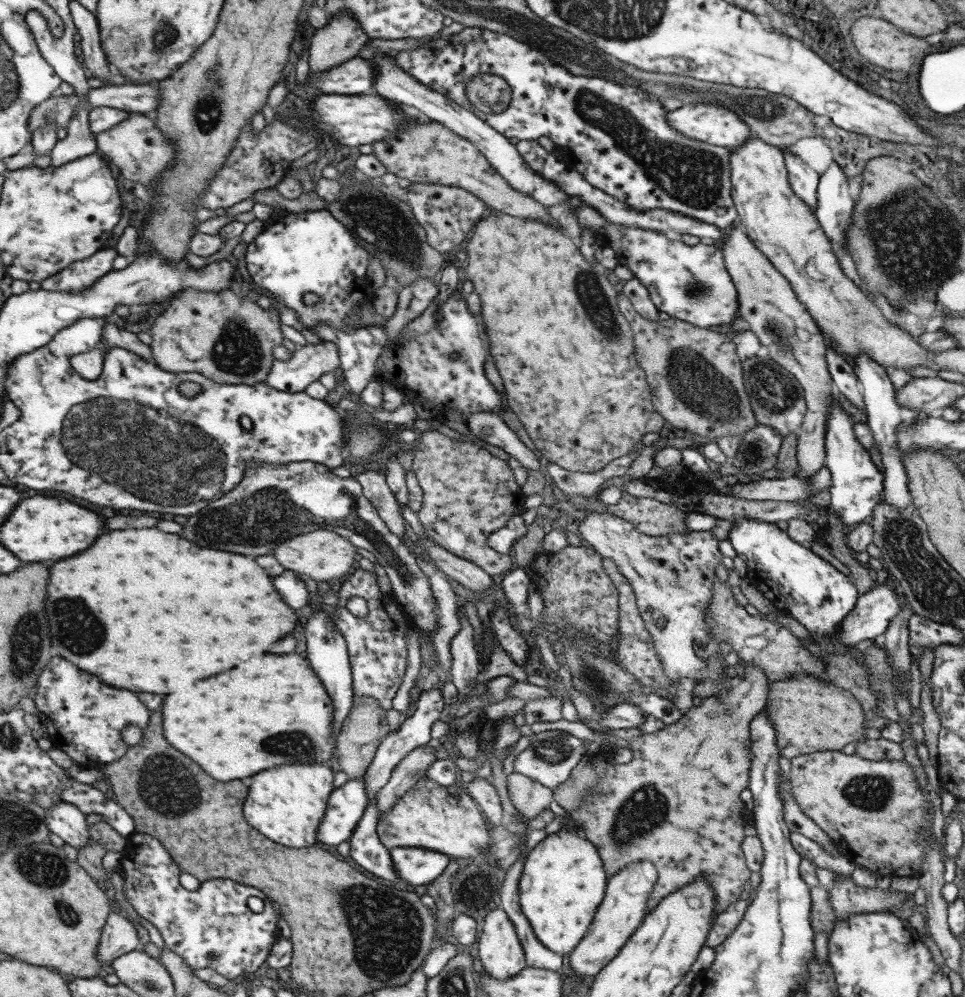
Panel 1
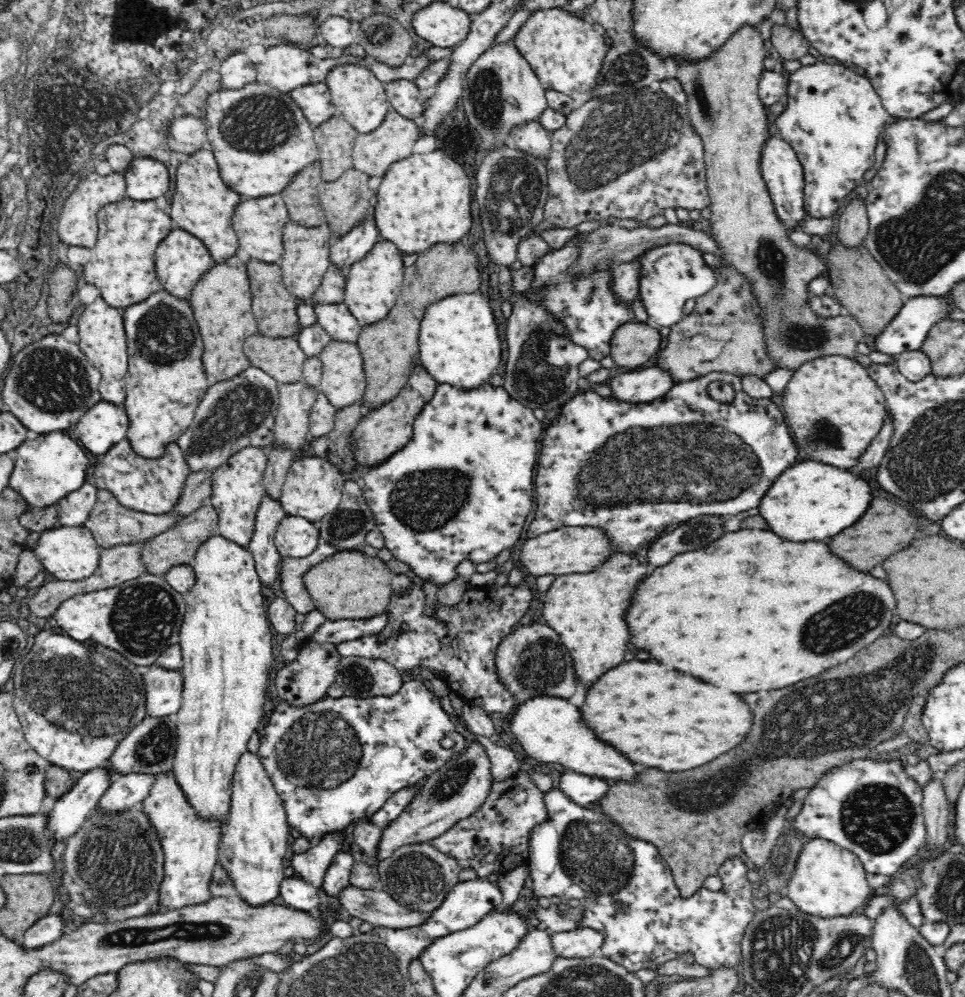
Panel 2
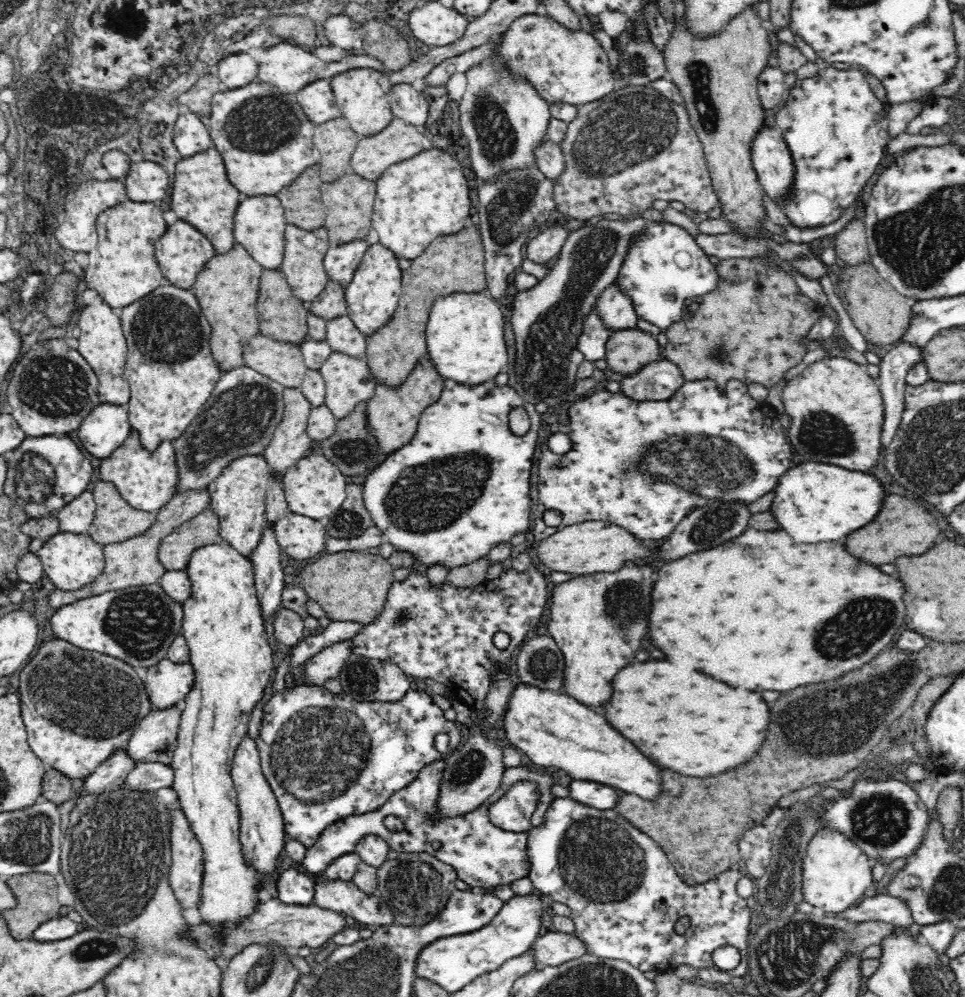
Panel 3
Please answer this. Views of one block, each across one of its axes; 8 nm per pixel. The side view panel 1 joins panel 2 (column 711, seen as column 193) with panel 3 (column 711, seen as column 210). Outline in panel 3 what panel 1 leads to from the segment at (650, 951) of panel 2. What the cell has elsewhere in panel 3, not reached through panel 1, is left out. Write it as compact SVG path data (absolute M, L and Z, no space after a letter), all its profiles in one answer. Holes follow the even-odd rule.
M569 797L564 799L554 798L554 800L550 802L550 807L547 808L544 814L542 824L540 824L540 826L531 827L530 830L528 830L527 855L528 861L530 861L530 872L528 876L533 883L534 891L548 902L562 902L562 904L566 904L566 906L570 907L570 917L575 924L575 935L585 944L588 954L601 957L602 959L624 960L643 973L647 970L655 970L659 973L664 973L666 971L676 970L681 964L690 964L690 966L697 969L715 968L715 964L712 962L712 953L714 950L721 946L734 945L734 947L738 948L738 951L740 951L740 964L738 964L734 970L727 970L726 973L731 977L739 977L746 974L748 969L748 938L750 934L751 909L748 908L746 899L742 898L737 893L738 881L743 876L736 863L726 870L726 872L722 872L722 874L719 874L712 880L694 886L687 885L686 881L678 876L677 871L670 864L662 847L658 846L658 843L654 842L650 836L646 836L644 832L638 832L638 828L634 828L634 825L630 824L628 819L620 816L620 813L615 809L598 810L597 808L588 807L580 802L576 802Z

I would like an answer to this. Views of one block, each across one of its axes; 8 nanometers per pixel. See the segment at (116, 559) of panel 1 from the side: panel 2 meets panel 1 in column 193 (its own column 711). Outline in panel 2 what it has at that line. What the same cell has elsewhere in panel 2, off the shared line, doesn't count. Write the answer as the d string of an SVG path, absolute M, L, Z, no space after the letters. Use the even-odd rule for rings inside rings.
M738 530L738 532L726 532L722 538L714 540L712 544L708 544L702 550L696 552L684 552L680 556L676 556L670 564L656 568L650 576L646 576L636 592L632 594L632 604L626 610L626 624L628 630L632 634L632 644L644 652L648 652L654 660L662 662L662 664L672 664L676 670L684 672L686 676L694 676L702 682L714 684L714 686L722 686L728 688L730 692L736 694L746 694L746 692L760 692L760 690L778 690L790 684L796 684L798 680L810 678L814 674L824 672L830 666L848 662L860 648L864 648L866 644L874 642L878 636L883 636L882 632L890 626L892 622L892 612L896 608L896 600L892 590L888 588L888 584L884 580L876 580L866 572L858 572L854 568L850 568L848 564L844 564L838 556L834 556L828 546L818 544L818 542L806 542L806 544L790 544L778 536L774 536L768 530ZM810 560L810 574L782 574L782 572L798 572L798 570L786 570L788 562L798 562L796 566L802 568L804 562ZM826 608L838 608L838 618L822 618L822 612Z

